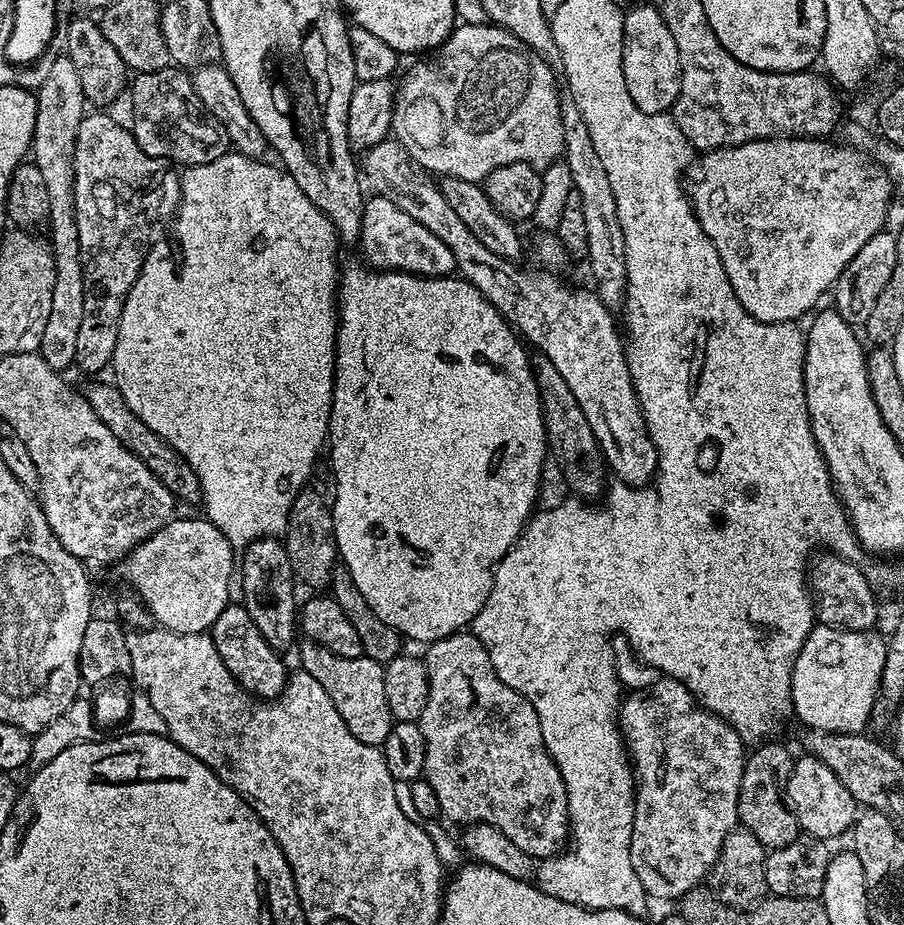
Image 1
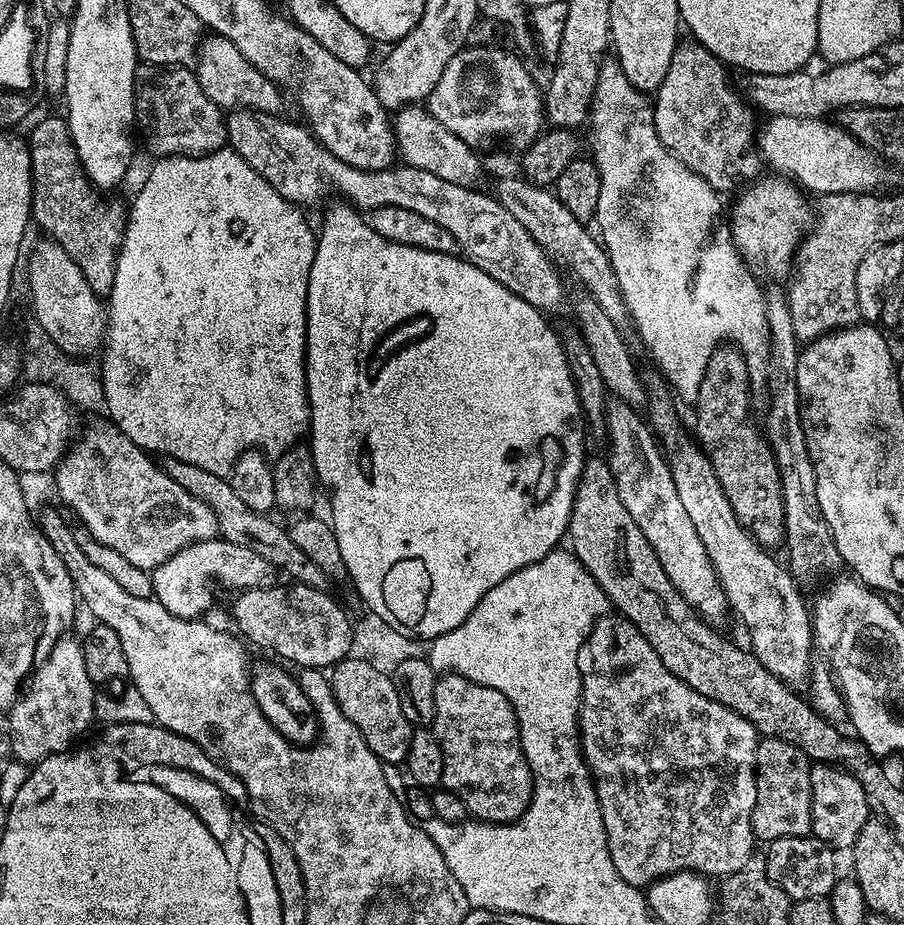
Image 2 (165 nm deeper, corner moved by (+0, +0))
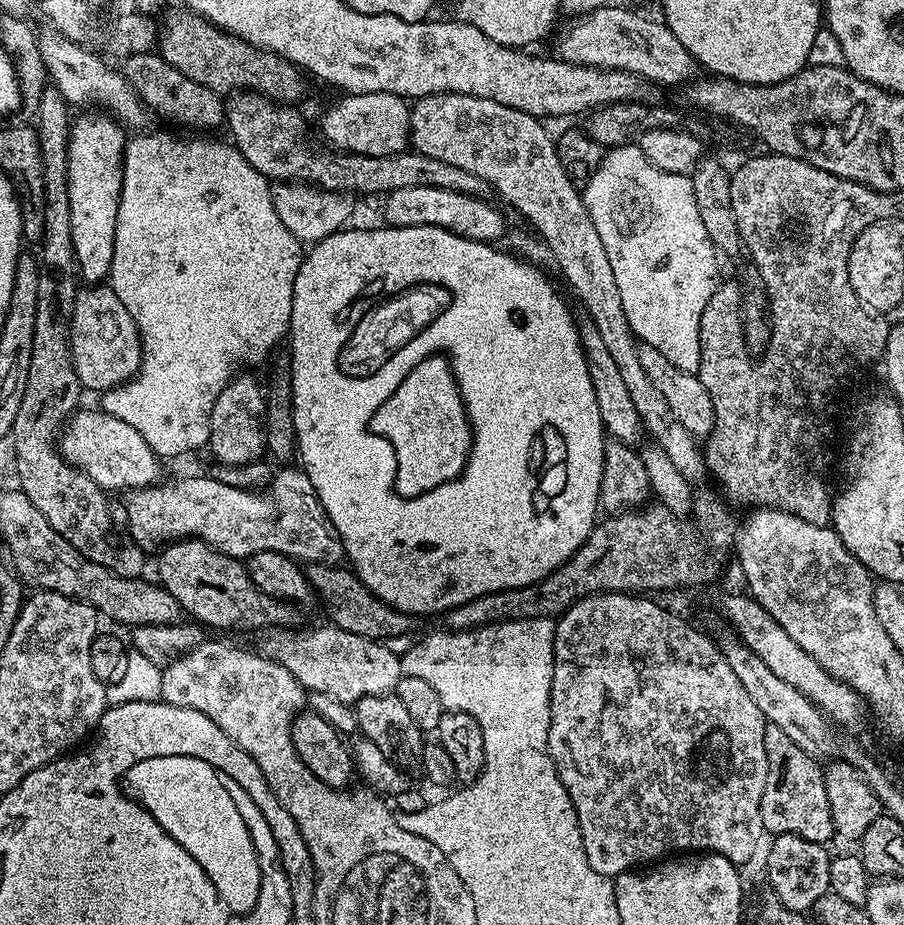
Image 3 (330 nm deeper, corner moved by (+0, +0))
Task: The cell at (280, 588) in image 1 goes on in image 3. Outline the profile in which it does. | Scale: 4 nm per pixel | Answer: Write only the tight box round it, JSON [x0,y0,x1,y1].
[207,375,266,466]

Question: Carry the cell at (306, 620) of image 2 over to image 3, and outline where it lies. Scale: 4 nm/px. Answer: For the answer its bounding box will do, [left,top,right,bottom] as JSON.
[156,538,296,630]

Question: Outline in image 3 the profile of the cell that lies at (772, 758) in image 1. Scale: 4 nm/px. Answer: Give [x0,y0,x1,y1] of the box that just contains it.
[762,723,836,845]

